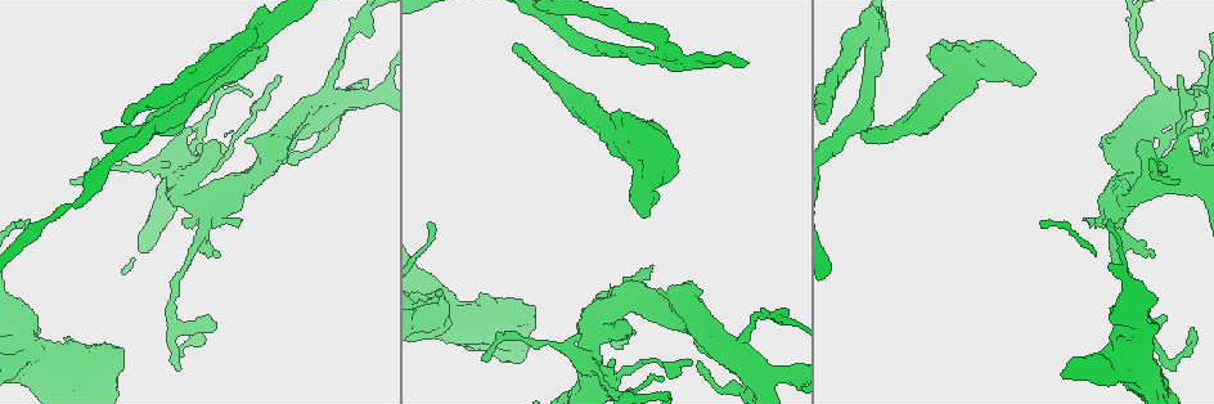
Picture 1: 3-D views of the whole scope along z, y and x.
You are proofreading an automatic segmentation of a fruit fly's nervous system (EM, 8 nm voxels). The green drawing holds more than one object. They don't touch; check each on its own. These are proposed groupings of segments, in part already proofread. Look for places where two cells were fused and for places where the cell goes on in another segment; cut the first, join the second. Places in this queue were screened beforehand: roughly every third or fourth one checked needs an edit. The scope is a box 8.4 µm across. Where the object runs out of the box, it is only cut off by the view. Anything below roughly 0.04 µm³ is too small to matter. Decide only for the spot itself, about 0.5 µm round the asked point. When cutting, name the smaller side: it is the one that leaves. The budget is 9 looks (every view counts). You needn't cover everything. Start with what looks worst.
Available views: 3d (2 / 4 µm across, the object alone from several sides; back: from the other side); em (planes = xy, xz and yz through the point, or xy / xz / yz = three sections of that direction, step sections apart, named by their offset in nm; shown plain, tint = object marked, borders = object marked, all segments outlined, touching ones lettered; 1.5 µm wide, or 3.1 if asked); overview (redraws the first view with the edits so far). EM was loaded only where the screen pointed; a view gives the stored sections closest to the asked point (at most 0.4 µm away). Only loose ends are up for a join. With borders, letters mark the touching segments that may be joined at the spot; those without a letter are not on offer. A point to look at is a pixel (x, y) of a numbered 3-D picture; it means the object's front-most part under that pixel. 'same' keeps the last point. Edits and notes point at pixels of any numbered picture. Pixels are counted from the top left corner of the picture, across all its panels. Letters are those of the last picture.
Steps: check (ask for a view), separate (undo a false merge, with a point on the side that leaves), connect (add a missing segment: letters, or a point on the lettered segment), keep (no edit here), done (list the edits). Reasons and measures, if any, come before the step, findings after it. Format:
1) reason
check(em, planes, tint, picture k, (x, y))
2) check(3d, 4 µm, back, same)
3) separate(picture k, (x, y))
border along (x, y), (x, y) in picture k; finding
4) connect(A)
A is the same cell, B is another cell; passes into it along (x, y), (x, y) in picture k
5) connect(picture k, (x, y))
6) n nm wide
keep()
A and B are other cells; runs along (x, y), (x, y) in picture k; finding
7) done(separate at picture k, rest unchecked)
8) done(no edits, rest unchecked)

an open end
check(em, xy, step 4, borders, picture 1, (862, 132))

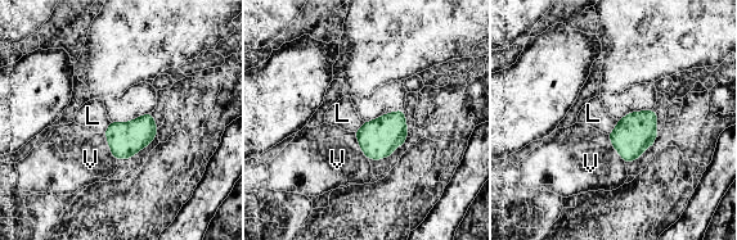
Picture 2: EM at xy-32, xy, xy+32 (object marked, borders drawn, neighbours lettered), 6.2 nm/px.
keep()
L and V are other cells; border along (619, 121), (609, 135) in picture 2; none of them fits

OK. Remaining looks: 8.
stops while still wide
check(3d, 2 µm, back, picture 1, (1123, 220))

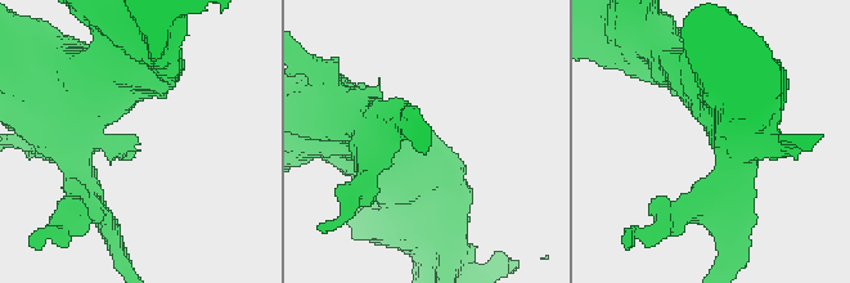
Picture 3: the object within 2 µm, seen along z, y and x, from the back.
need the tissue
check(em, planes, tint, picture 3, (133, 135))

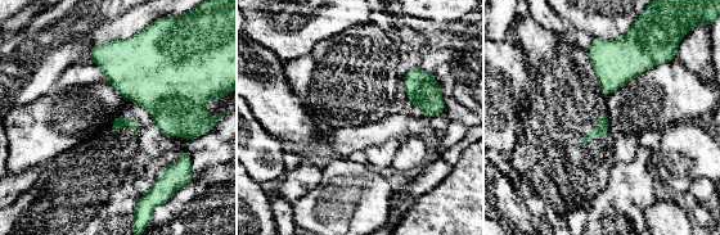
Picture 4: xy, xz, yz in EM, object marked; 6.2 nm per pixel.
what lies round it
check(em, planes, borders, same)

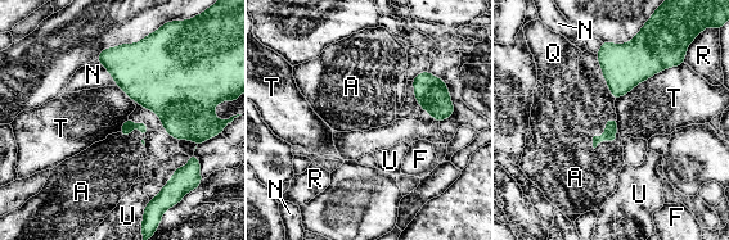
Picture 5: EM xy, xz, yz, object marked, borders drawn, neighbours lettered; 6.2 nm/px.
keep()
A, F, N, Q, R, T and U are other cells; border along (683, 63), (653, 73), (616, 99) in picture 5; none of them fits

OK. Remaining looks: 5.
free end
check(3d, 2 µm, picture 1, (1176, 181))

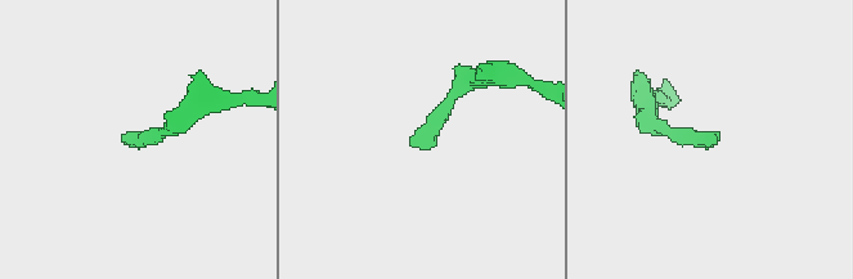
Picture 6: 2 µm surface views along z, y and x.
check(em, xz, step 8, borders, picture 6, (719, 132))

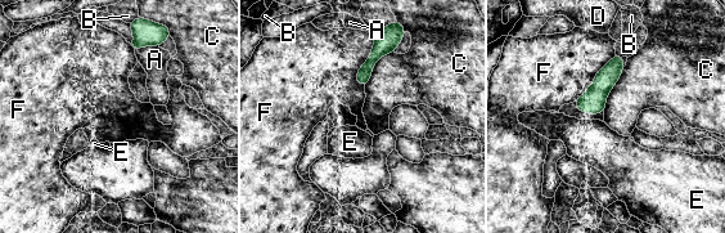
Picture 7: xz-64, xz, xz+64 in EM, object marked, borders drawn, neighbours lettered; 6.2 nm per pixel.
cut it another way
check(em, planes, borders, same)

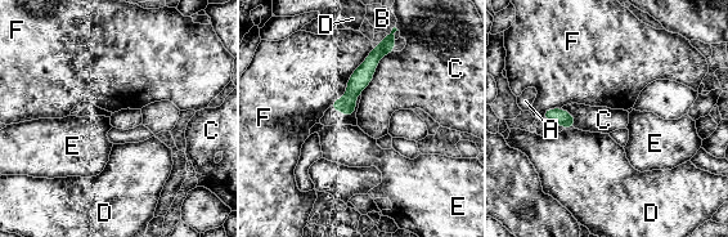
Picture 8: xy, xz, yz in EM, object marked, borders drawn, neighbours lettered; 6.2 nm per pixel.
keep()
A, B, C, D, E and F are other cells; none of them fits

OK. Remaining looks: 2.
free end
check(em, planes, borders, picture 1, (618, 348))

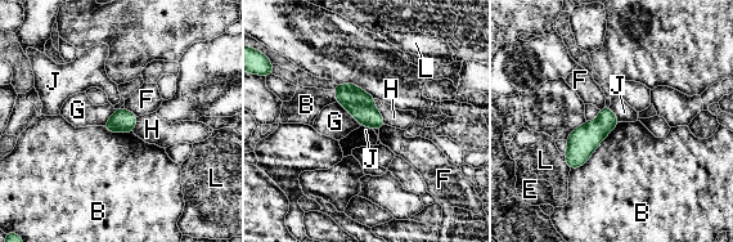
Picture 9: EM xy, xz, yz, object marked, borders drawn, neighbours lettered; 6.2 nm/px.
keep()
B, E, F, G, H, J and L are other cells; border along (619, 122), (581, 165), (571, 169) in picture 9; no lettered segment goes on from it

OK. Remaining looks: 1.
done(no edits, rest unchecked)

